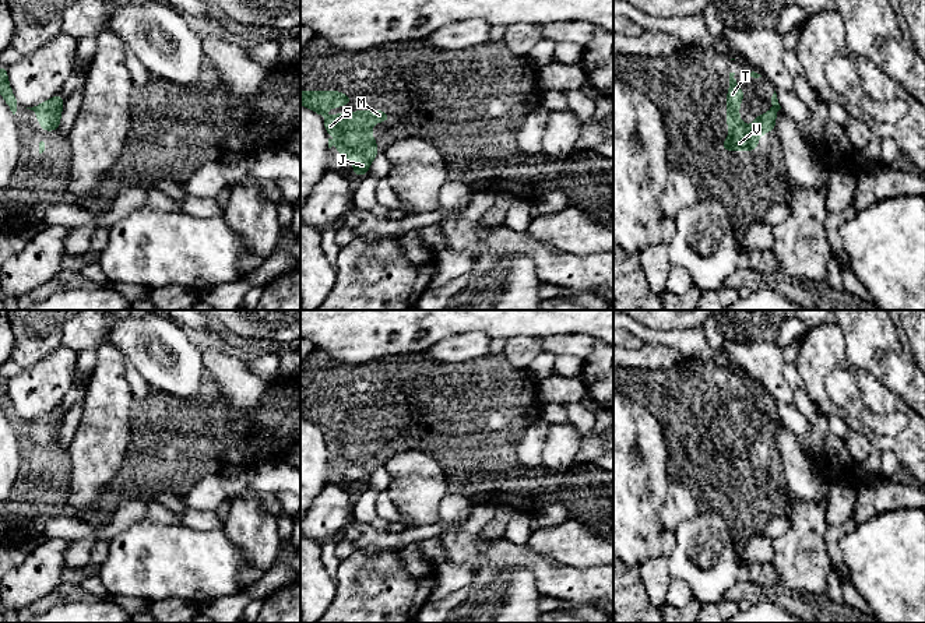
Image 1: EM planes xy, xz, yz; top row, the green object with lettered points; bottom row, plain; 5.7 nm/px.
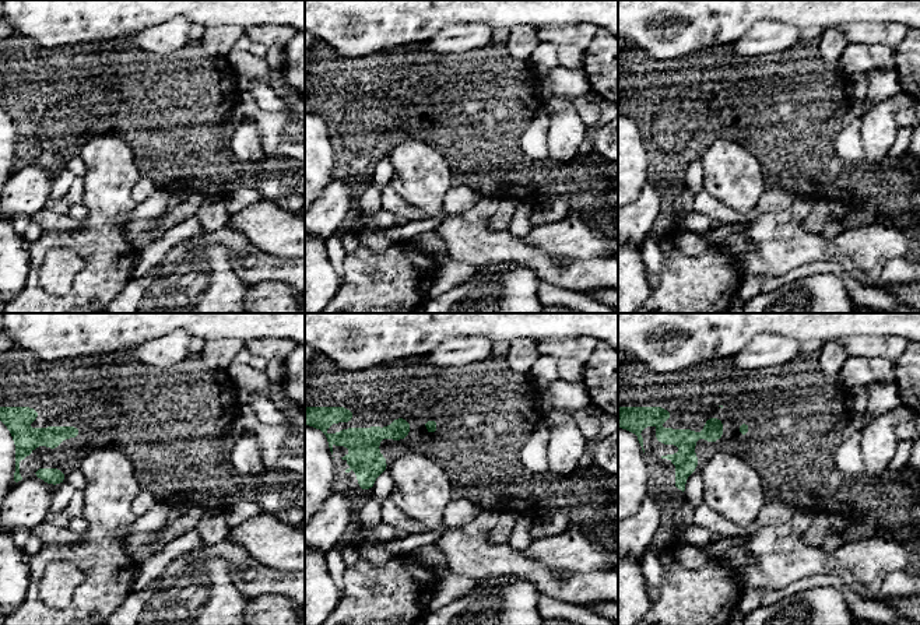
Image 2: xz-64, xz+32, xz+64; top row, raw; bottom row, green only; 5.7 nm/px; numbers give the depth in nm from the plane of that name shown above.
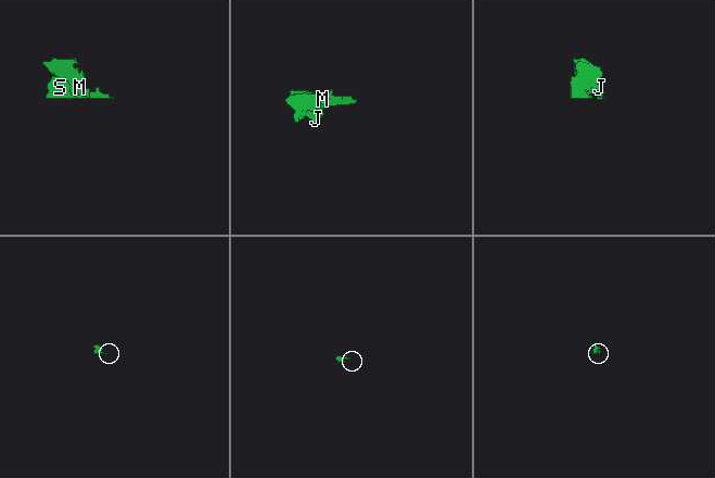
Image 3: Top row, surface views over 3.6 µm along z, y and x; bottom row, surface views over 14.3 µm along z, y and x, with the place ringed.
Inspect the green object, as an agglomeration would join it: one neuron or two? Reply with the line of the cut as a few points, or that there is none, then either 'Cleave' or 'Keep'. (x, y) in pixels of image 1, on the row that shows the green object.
No split. Keep

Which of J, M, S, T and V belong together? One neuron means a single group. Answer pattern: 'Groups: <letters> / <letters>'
Groups: J M S T V

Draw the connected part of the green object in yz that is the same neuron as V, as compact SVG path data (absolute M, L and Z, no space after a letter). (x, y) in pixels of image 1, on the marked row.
M729 73L729 91L727 94L727 124L729 127L729 135L722 142L722 151L757 151L757 138L760 134L774 131L775 116L781 109L777 94L774 91L771 96L773 109L764 115L756 116L752 123L752 130L748 130L746 123L739 120L739 103L745 96L745 91L738 88L735 73Z

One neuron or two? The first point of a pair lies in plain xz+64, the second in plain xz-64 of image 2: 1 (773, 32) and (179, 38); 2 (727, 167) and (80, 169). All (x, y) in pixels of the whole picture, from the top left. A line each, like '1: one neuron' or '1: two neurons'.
1: one neuron
2: two neurons

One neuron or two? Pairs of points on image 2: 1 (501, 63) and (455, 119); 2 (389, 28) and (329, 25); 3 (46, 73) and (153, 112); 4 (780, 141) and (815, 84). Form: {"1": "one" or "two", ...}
{"1": "one", "2": "one", "3": "one", "4": "one"}

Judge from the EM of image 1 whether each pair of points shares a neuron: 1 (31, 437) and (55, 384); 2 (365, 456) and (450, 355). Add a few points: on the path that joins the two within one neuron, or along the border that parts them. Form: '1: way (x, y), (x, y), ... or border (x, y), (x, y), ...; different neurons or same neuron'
1: border (59, 404), (32, 419), (23, 419), (14, 411); different neurons
2: border (425, 352), (439, 362), (470, 362), (475, 359); different neurons

